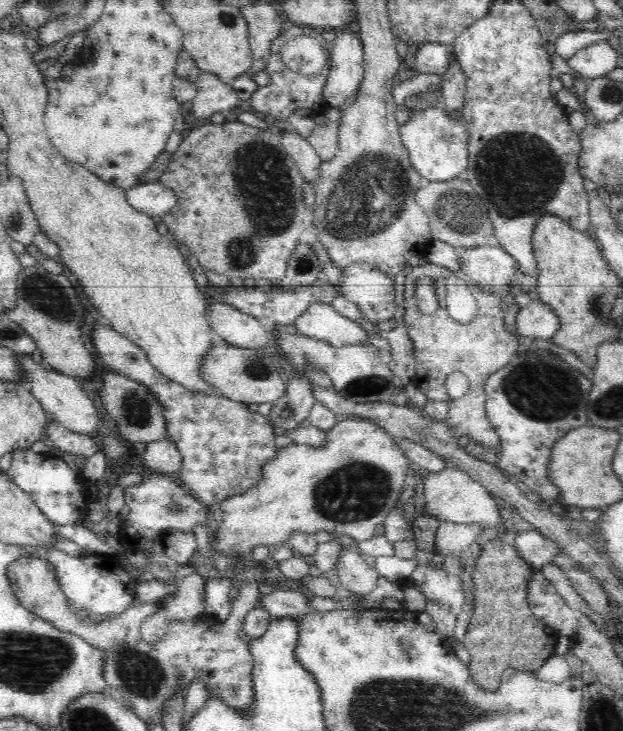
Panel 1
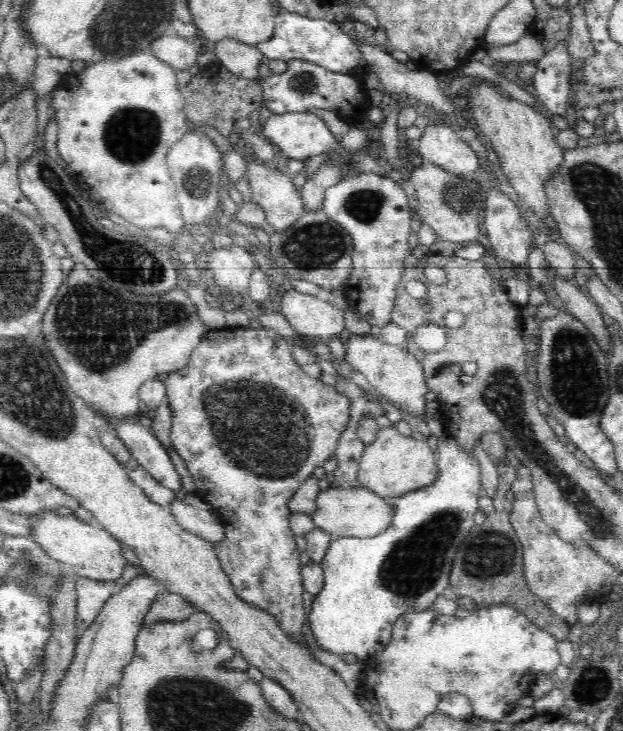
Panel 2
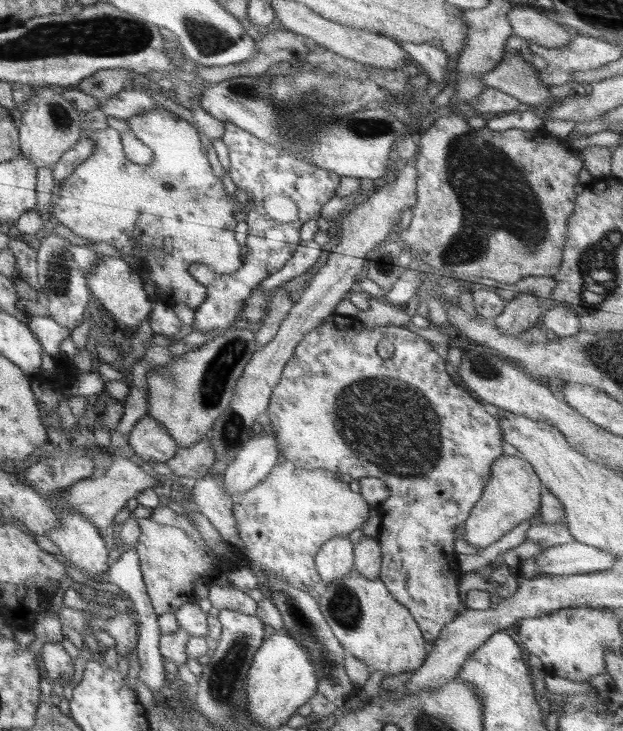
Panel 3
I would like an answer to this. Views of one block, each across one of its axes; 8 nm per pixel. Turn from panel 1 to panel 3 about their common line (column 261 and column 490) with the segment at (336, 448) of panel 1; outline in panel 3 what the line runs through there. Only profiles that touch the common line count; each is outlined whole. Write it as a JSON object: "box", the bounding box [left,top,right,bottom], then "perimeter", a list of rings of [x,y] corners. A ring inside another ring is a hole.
{"box":[464,455,544,550],"perimeter":[[[503,455],[494,461],[490,471],[490,483],[464,521],[464,539],[479,550],[496,543],[520,522],[532,521],[538,513],[540,496],[544,490],[532,465],[522,456]]]}

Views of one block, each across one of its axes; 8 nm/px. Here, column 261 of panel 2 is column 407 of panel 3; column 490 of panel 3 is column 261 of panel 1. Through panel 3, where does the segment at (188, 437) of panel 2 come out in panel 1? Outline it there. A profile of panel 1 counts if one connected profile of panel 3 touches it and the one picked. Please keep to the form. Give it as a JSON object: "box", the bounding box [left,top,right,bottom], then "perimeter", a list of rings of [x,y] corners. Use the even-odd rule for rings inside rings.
{"box":[92,326,277,506],"perimeter":[[[96,326],[92,330],[92,344],[94,344],[95,355],[102,360],[105,368],[116,371],[117,374],[136,380],[146,386],[156,399],[161,403],[164,417],[167,421],[168,437],[176,445],[182,455],[182,466],[178,470],[177,481],[181,485],[188,485],[193,494],[205,506],[218,506],[228,495],[244,494],[246,490],[258,486],[262,478],[263,464],[276,456],[277,448],[274,445],[274,426],[269,416],[262,416],[259,413],[250,413],[250,404],[238,403],[226,398],[223,395],[196,393],[186,389],[182,385],[169,380],[158,373],[154,366],[150,365],[147,355],[140,346],[136,346],[132,340],[126,336],[106,328],[106,326]]]}

